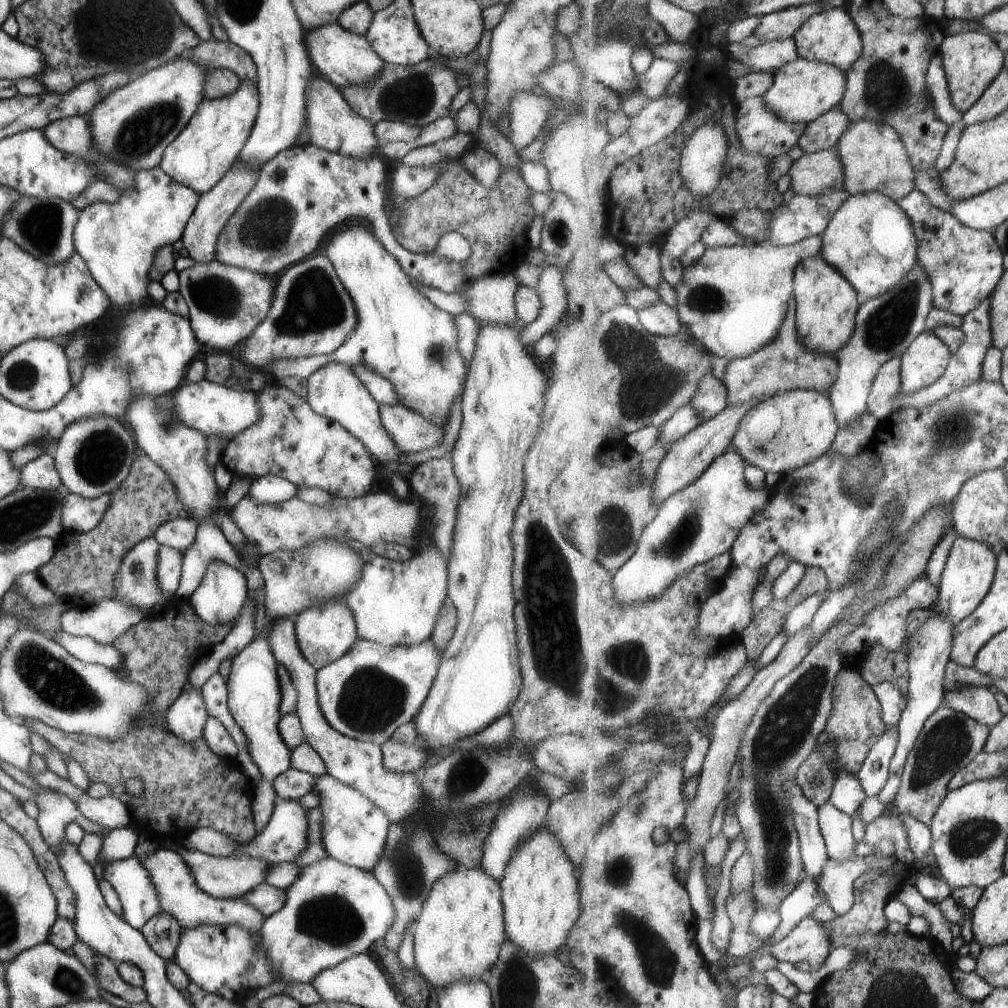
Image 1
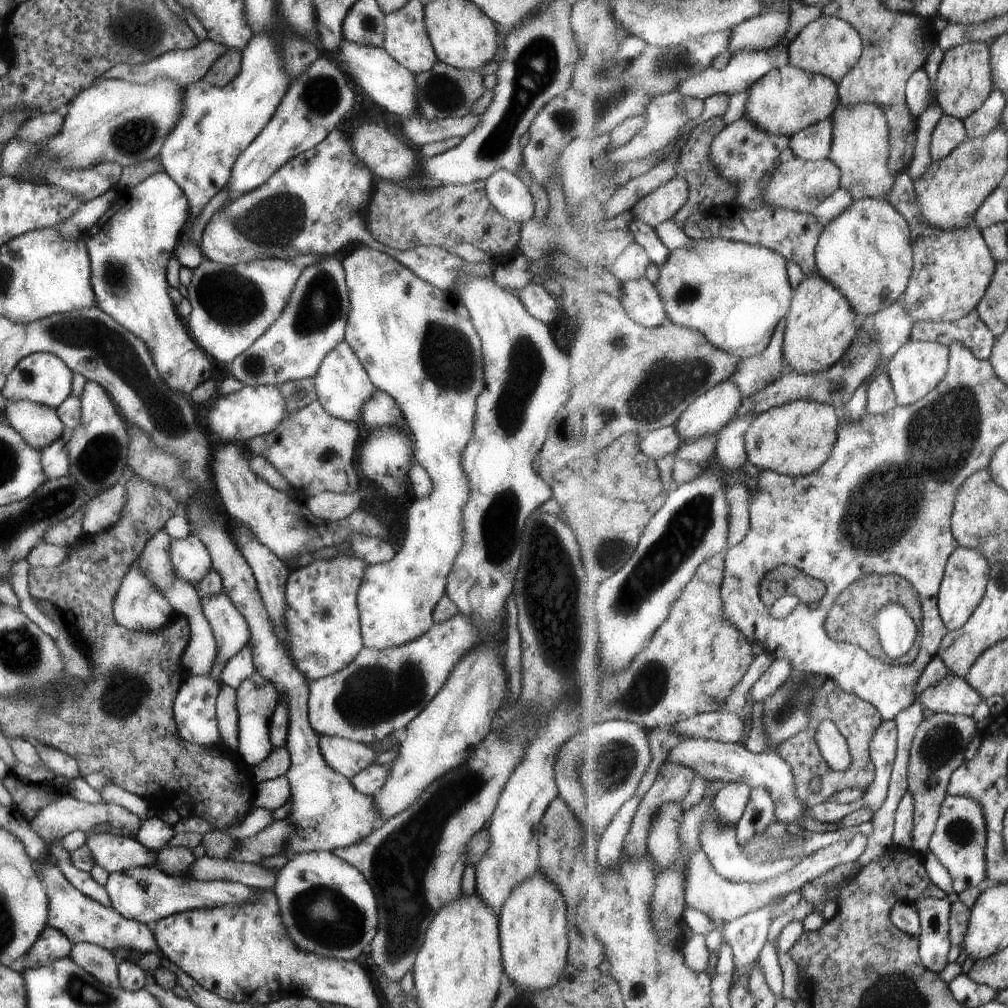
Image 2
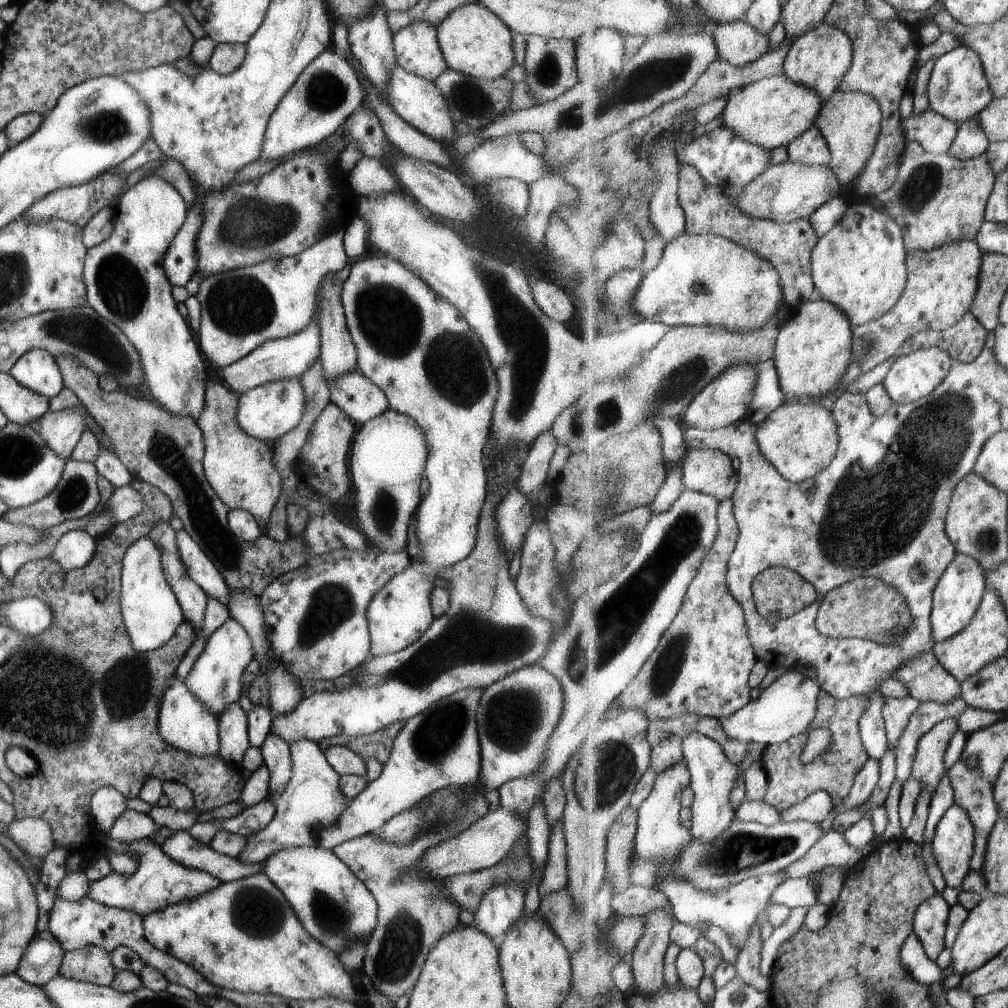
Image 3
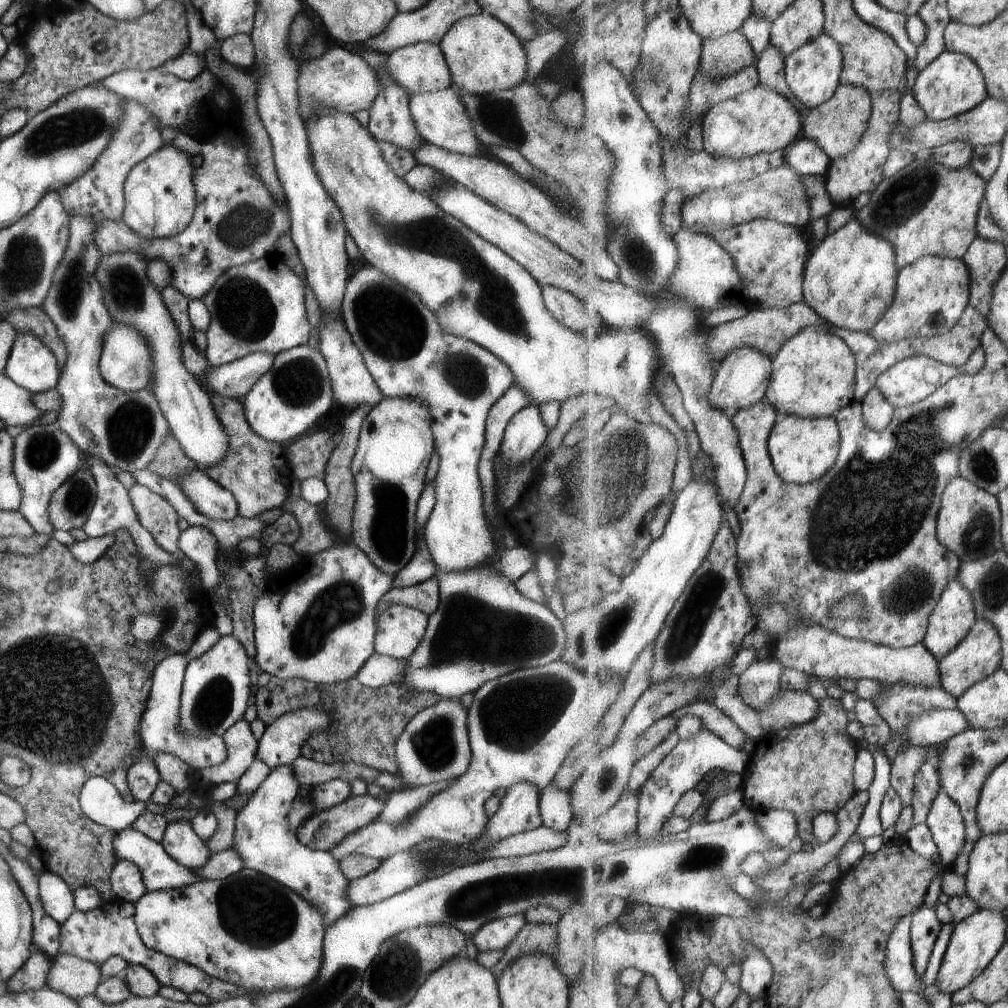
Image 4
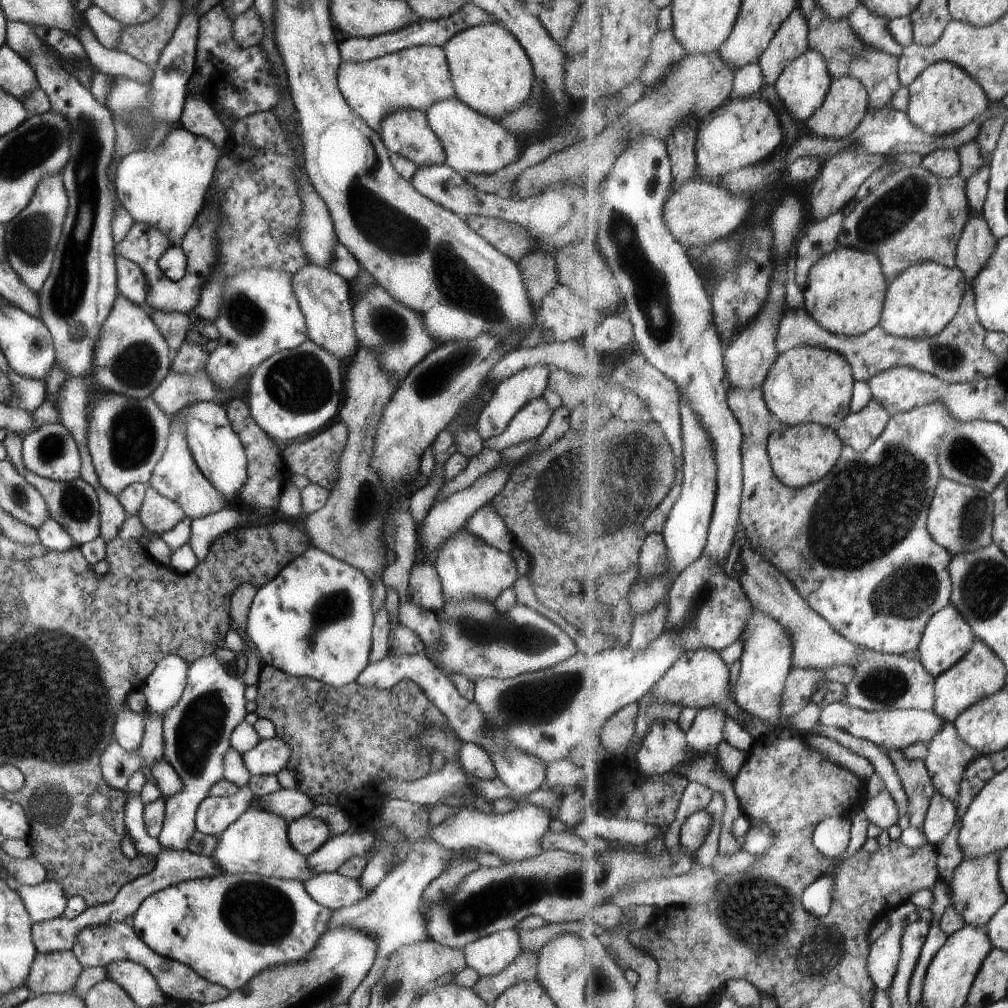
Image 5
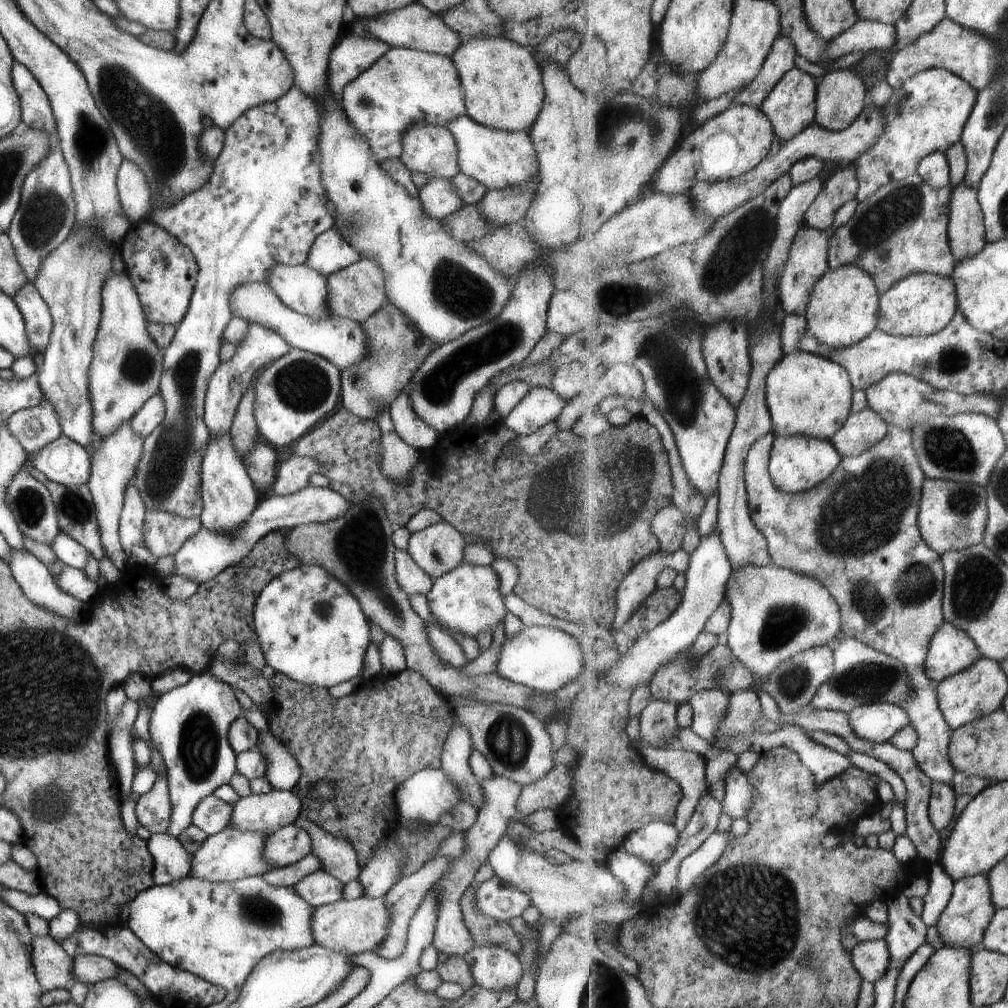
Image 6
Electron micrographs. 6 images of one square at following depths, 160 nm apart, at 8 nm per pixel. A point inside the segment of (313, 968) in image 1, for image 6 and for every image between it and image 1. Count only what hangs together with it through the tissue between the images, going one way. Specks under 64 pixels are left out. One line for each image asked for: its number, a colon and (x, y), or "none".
2: (327, 907)
3: (333, 905)
4: (266, 844)
5: (256, 842)
6: (227, 855)

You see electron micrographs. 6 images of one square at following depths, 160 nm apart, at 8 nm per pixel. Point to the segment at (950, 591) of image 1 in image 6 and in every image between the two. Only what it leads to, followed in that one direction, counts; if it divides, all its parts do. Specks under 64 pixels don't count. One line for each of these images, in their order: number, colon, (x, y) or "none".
2: (968, 572)
3: (960, 592)
4: (954, 618)
5: (949, 637)
6: (952, 650)

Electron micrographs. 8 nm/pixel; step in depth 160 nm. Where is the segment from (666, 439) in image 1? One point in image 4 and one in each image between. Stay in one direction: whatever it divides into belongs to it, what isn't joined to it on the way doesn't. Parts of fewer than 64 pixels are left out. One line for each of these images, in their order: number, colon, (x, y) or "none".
2: (714, 410)
3: (727, 399)
4: (742, 378)

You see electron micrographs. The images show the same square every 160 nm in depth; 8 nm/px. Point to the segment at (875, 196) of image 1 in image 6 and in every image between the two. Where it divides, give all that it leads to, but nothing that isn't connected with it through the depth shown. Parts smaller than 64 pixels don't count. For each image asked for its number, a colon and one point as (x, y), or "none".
2: (867, 253)
3: (861, 265)
4: (851, 280)
5: (846, 291)
6: (844, 309)

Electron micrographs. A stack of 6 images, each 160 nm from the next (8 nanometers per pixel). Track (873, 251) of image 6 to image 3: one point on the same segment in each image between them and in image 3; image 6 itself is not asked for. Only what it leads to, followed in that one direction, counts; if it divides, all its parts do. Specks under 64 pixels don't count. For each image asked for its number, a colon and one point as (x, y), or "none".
3: (937, 199)
4: (925, 209)
5: (913, 217)

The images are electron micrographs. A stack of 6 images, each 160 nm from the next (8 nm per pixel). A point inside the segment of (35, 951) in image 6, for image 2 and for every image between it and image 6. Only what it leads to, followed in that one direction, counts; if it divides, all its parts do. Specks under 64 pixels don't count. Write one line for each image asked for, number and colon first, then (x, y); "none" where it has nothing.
2: (97, 961)
3: (90, 964)
4: (71, 976)
5: (54, 972)

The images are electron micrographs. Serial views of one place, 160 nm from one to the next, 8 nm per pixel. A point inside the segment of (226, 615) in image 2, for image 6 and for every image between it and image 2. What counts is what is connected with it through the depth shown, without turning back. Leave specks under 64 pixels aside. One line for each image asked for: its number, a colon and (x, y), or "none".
3: (214, 679)
4: (214, 693)
5: (196, 730)
6: (187, 726)

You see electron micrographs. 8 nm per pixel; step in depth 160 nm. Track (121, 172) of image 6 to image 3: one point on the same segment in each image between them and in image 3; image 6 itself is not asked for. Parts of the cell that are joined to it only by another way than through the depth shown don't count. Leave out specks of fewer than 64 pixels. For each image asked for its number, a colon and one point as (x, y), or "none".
3: (124, 282)
4: (158, 195)
5: (164, 187)

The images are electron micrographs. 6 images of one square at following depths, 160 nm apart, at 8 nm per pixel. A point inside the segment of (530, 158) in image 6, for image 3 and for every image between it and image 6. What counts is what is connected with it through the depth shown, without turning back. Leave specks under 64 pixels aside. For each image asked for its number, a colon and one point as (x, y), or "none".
3: (418, 102)
4: (440, 119)
5: (473, 143)

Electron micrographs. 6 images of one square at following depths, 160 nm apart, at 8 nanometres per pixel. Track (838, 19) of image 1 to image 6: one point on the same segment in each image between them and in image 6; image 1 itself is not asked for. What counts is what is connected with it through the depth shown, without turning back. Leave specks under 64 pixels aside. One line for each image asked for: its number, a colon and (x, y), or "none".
2: (830, 46)
3: (820, 59)
4: (813, 73)
5: (803, 88)
6: (791, 106)

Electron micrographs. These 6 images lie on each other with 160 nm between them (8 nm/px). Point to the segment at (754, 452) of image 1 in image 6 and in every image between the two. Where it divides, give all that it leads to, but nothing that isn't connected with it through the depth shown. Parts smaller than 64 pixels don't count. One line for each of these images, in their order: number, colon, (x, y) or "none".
2: (796, 439)
3: (800, 439)
4: (803, 450)
5: (801, 455)
6: (799, 463)

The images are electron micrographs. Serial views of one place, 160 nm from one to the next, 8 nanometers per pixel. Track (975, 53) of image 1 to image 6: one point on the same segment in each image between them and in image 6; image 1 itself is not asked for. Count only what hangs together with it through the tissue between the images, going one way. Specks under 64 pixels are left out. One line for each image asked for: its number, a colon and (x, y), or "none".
2: (965, 81)
3: (959, 90)
4: (954, 84)
5: (945, 98)
6: (928, 114)

